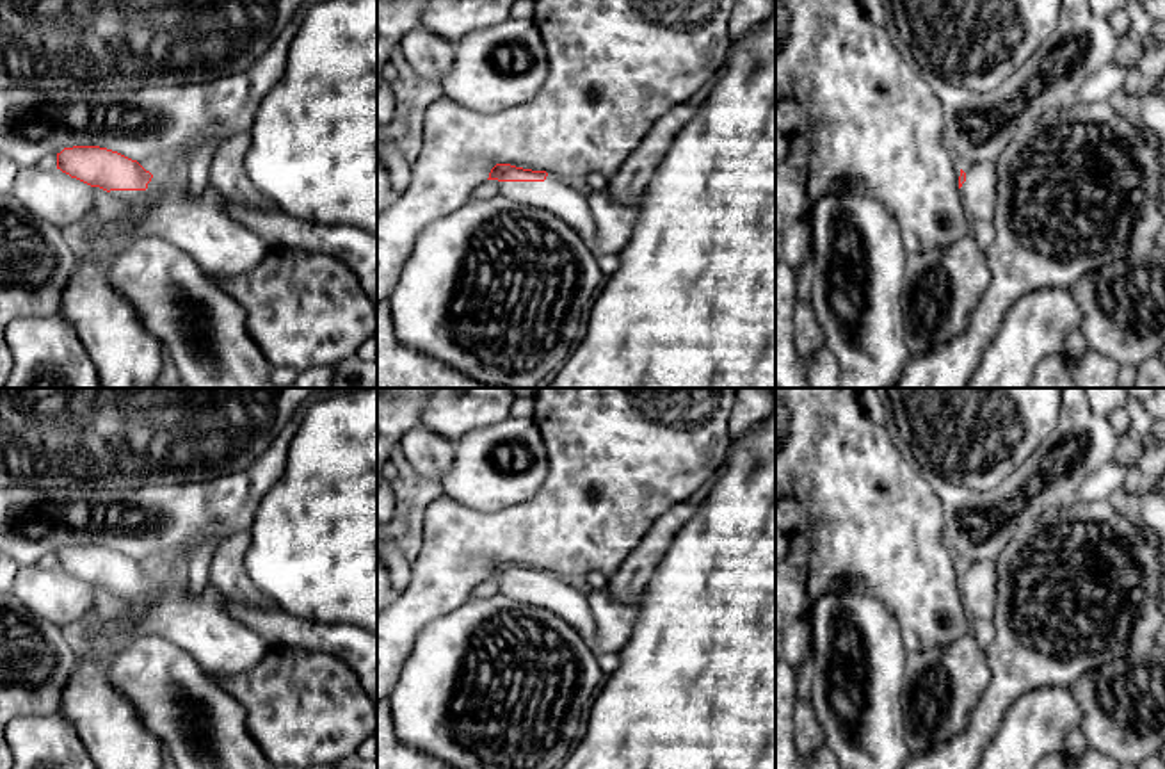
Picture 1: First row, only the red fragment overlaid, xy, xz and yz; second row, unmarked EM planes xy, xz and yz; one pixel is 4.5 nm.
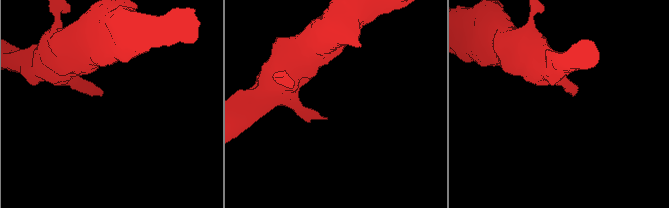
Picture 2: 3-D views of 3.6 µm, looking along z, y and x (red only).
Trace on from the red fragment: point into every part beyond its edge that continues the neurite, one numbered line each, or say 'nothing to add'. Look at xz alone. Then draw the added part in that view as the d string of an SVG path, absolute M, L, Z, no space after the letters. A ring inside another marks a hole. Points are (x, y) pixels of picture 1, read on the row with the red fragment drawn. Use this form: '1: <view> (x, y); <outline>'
1: xz (566, 200); M548 173L544 182L498 182L498 194L510 201L557 215L591 246L598 239L587 190L578 183L566 182Z

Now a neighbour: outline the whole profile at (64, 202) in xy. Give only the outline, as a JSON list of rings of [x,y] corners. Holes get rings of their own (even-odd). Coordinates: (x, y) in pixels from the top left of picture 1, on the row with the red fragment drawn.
[[[20,167],[11,194],[37,217],[73,233],[92,214],[92,187],[60,169]]]

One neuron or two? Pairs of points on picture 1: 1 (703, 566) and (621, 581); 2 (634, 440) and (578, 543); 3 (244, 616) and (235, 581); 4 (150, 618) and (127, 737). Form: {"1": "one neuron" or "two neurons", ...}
{"1": "two neurons", "2": "one neuron", "3": "two neurons", "4": "two neurons"}

